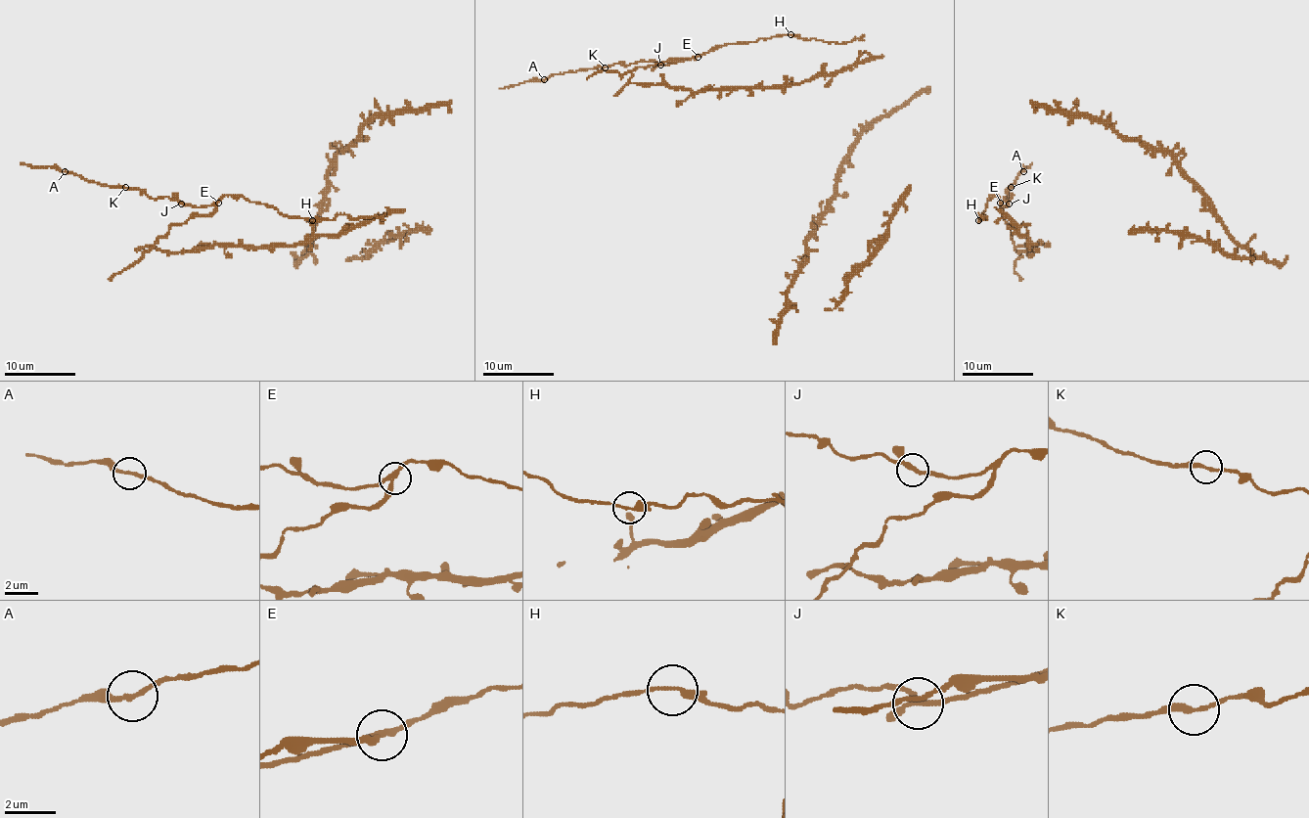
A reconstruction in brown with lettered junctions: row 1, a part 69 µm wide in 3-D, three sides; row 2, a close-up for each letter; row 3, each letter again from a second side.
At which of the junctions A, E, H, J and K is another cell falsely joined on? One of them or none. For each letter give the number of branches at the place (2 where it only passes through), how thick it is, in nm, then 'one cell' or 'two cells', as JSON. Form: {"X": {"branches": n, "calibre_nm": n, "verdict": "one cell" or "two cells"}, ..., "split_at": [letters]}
{"A": {"branches": 2, "calibre_nm": 190, "verdict": "one cell"}, "E": {"branches": 3, "calibre_nm": 200, "verdict": "two cells"}, "H": {"branches": 2, "calibre_nm": 240, "verdict": "one cell"}, "J": {"branches": 3, "calibre_nm": 200, "verdict": "one cell"}, "K": {"branches": 2, "calibre_nm": 220, "verdict": "one cell"}, "split_at": ["E"]}

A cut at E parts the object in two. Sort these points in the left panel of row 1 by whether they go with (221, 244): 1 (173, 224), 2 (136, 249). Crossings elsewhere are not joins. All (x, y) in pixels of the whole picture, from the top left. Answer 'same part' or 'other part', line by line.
1: other part
2: same part

